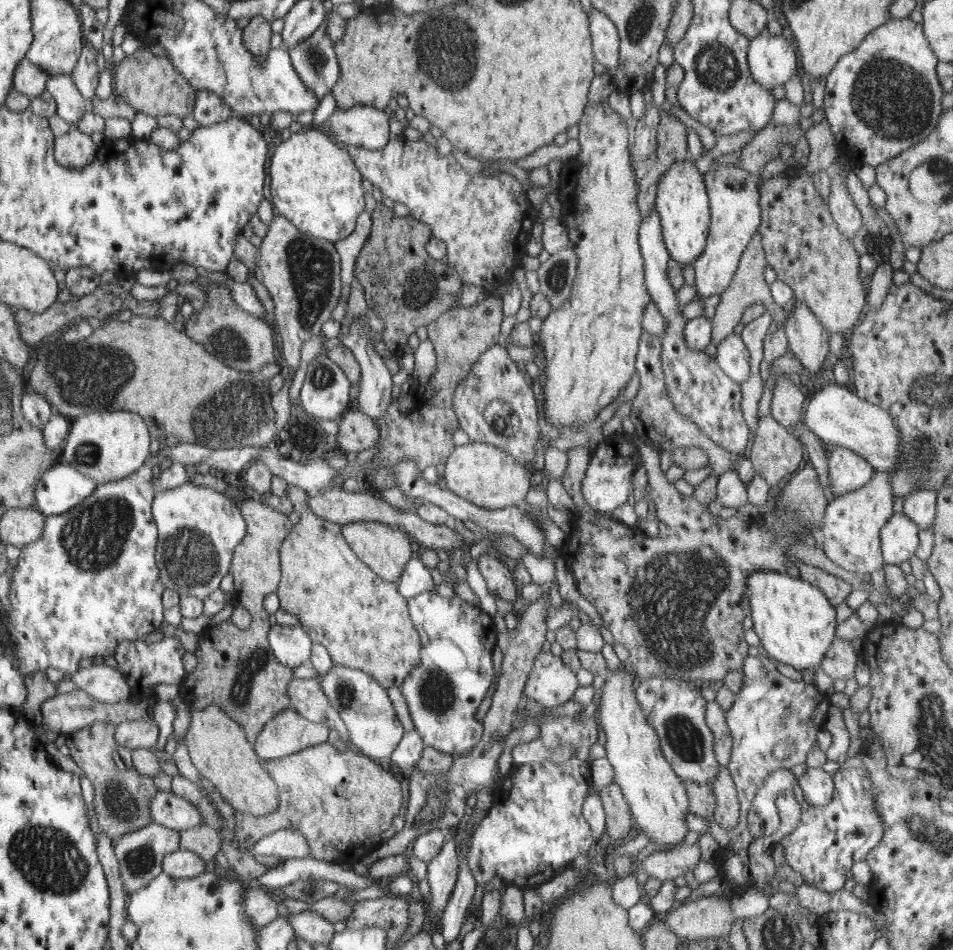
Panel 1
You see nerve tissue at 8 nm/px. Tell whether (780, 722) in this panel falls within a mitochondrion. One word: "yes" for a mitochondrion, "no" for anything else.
yes

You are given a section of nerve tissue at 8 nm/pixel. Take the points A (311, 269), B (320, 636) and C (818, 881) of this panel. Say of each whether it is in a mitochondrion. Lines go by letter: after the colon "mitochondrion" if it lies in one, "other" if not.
A: mitochondrion
B: other
C: other

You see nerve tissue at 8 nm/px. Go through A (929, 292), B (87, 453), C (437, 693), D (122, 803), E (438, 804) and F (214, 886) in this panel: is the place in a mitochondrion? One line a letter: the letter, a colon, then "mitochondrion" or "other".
A: other
B: mitochondrion
C: mitochondrion
D: mitochondrion
E: mitochondrion
F: mitochondrion

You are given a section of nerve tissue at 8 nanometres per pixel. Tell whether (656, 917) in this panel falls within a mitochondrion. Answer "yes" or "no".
no

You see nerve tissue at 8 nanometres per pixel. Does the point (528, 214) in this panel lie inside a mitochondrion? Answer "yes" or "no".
no

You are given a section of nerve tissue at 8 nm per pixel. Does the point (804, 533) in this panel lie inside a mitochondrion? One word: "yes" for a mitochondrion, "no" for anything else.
yes

